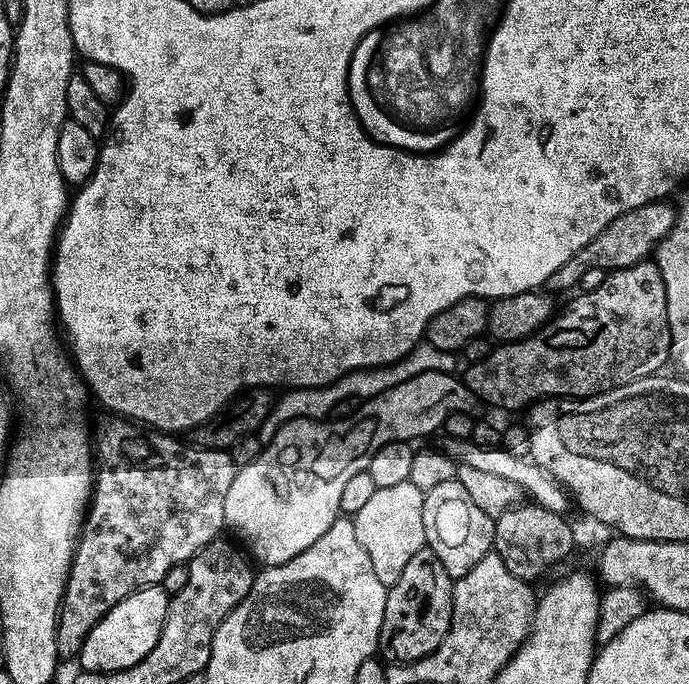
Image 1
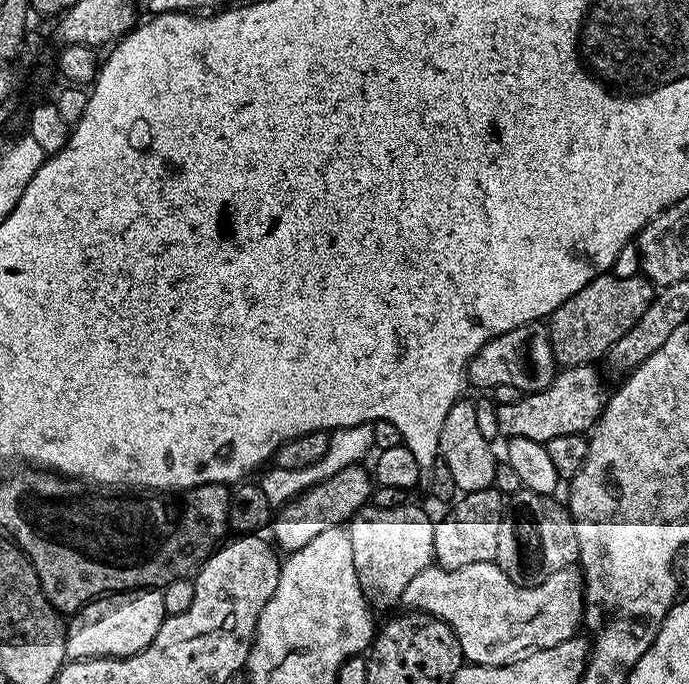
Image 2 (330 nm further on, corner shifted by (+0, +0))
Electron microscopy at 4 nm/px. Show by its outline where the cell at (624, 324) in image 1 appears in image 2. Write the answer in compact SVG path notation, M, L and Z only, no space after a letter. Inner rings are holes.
M579 364L573 368L561 367L555 378L541 392L524 394L520 401L496 405L500 436L530 438L547 445L550 438L562 434L584 434L599 420L606 403L606 391L597 369L590 364Z

